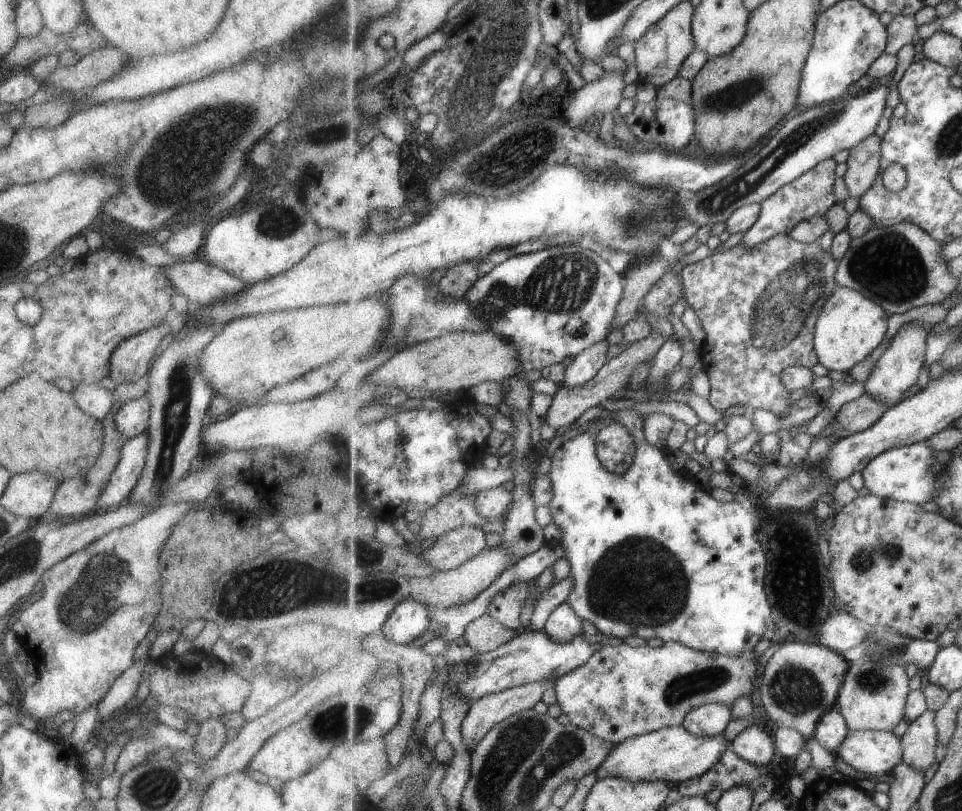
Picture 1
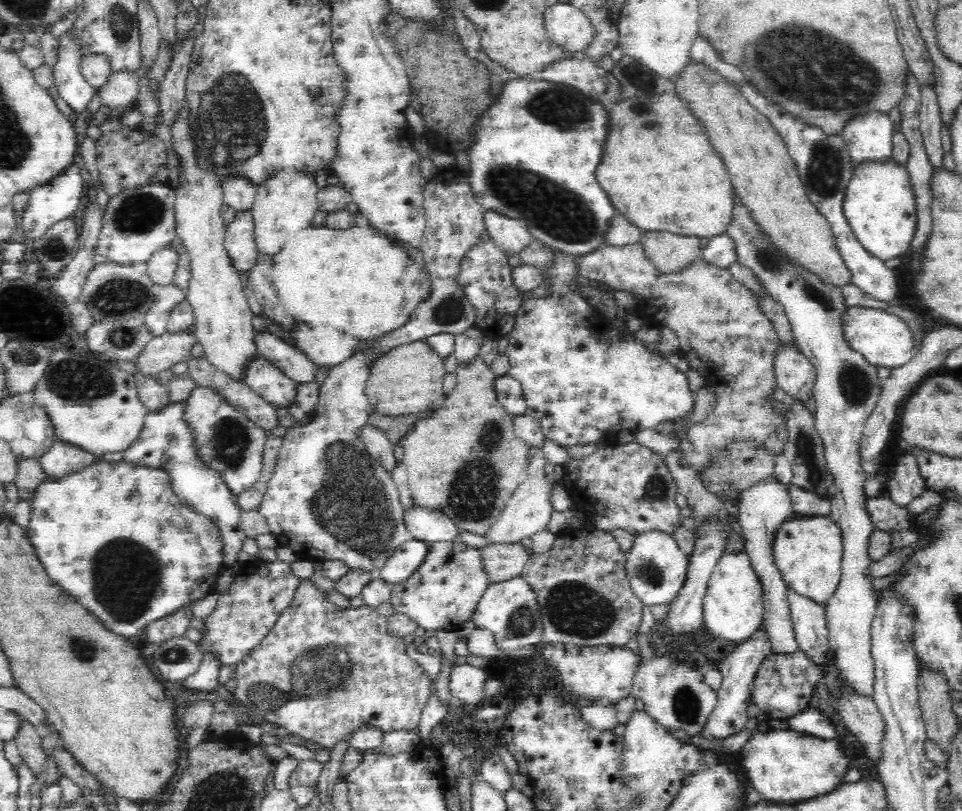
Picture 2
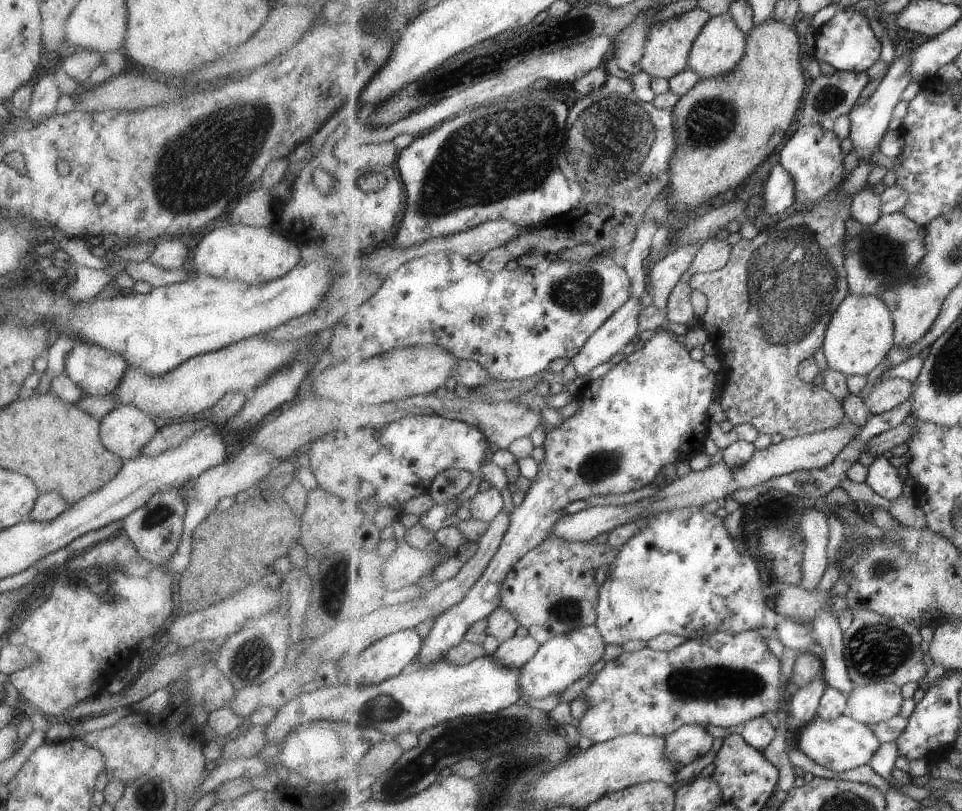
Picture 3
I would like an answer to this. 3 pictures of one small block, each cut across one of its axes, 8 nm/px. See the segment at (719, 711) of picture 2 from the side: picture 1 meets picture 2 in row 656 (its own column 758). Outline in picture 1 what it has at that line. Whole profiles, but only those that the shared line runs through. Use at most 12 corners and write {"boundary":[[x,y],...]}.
{"boundary":[[752,724],[731,748],[748,763],[767,767],[776,742]]}

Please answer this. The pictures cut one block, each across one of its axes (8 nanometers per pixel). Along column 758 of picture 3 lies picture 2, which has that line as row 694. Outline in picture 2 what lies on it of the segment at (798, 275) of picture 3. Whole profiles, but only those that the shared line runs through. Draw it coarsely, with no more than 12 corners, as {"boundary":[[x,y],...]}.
{"boundary":[[310,577],[236,664],[313,747],[418,727],[432,679],[387,618]]}

